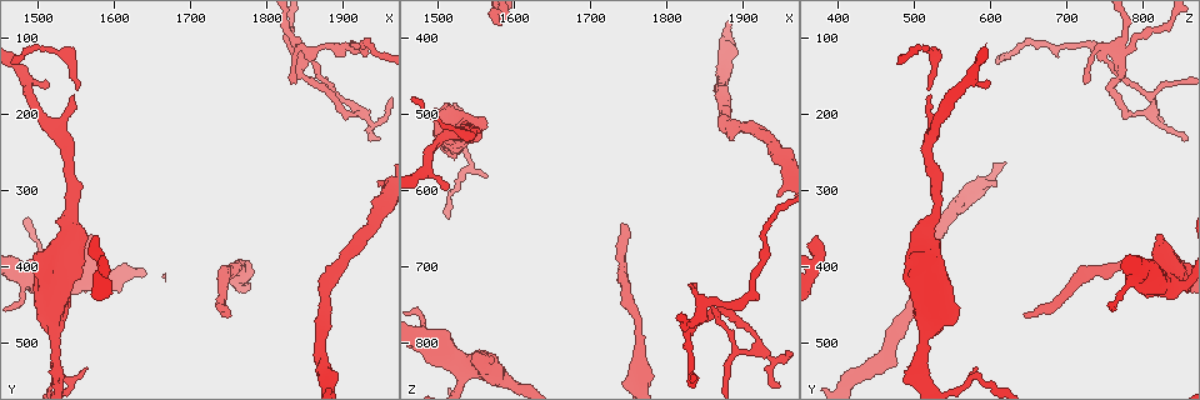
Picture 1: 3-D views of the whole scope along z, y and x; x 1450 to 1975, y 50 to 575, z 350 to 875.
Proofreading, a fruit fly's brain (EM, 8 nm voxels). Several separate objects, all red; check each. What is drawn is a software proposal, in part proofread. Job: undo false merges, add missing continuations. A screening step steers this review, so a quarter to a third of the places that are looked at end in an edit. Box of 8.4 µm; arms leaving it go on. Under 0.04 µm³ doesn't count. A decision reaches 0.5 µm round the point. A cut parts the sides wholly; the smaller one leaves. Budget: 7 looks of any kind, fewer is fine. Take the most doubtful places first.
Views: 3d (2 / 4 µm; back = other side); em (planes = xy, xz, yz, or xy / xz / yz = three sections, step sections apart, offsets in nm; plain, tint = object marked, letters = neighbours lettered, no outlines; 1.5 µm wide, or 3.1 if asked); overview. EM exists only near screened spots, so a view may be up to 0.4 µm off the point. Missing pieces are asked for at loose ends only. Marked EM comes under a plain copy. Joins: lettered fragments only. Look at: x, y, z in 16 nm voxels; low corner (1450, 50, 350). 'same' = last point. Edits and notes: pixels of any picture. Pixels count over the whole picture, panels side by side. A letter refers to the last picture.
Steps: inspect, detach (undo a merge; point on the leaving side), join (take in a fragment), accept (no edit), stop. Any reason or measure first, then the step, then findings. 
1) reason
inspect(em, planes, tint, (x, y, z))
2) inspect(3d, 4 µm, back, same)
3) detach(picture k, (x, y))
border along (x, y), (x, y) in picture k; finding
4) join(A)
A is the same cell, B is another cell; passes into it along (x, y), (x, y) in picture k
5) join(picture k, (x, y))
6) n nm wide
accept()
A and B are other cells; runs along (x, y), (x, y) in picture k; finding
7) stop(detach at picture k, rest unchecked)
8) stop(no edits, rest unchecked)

touches itself
inspect(em, planes, tint, (1915, 200, 790))

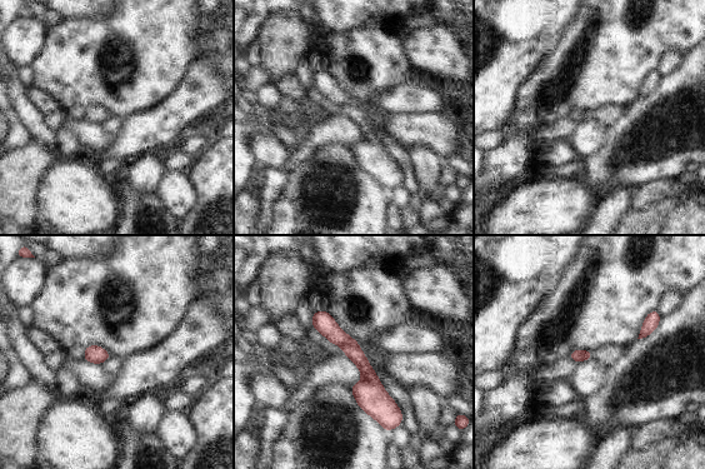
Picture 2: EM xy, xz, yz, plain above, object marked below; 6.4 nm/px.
inspect(em, planes, letters, same)

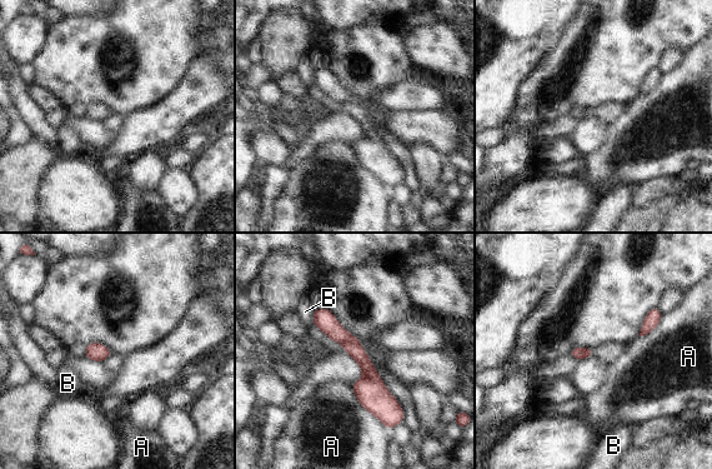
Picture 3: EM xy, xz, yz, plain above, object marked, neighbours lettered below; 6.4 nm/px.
A touches over 380 nm
accept()
A and B are other cells; one neuron here

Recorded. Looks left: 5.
calibre changes
inspect(em, xz, step 4, tint, (1540, 345, 520))

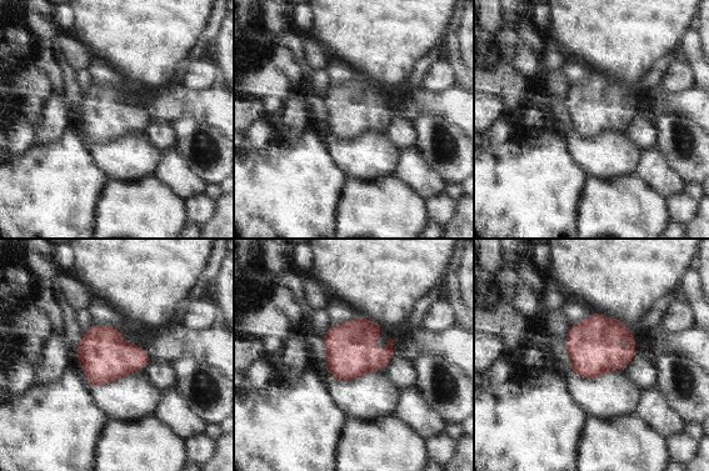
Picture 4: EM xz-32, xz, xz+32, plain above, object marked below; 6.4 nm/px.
see the neighbours
inspect(em, xz, step 4, letters, same)

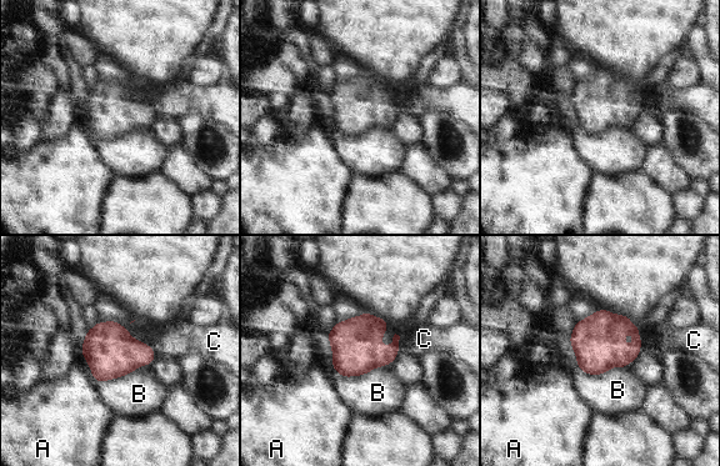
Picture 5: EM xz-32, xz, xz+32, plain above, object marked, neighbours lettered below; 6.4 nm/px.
320 nm wide; B touches over 260 nm
accept()
A, B and C are other cells; one neuron here

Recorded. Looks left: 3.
a narrow waist
inspect(3d, 2 µm, (1760, 395, 790))

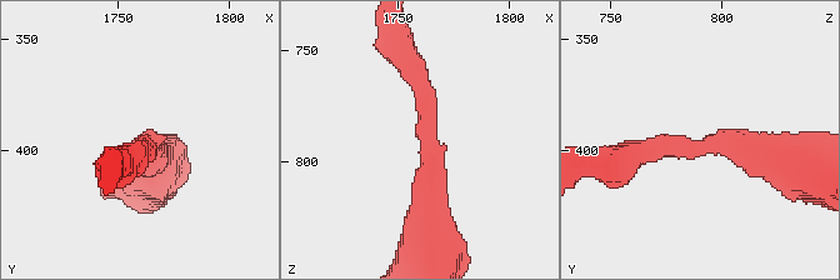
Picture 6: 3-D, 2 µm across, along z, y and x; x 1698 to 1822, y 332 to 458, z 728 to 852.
need the tissue
inspect(em, planes, tint, (1764, 396, 787))

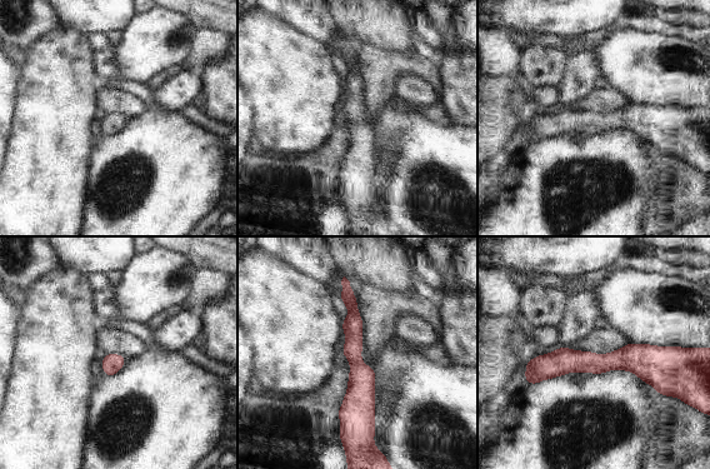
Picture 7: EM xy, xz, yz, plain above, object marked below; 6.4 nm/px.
see the neighbours
inspect(em, planes, letters, same)

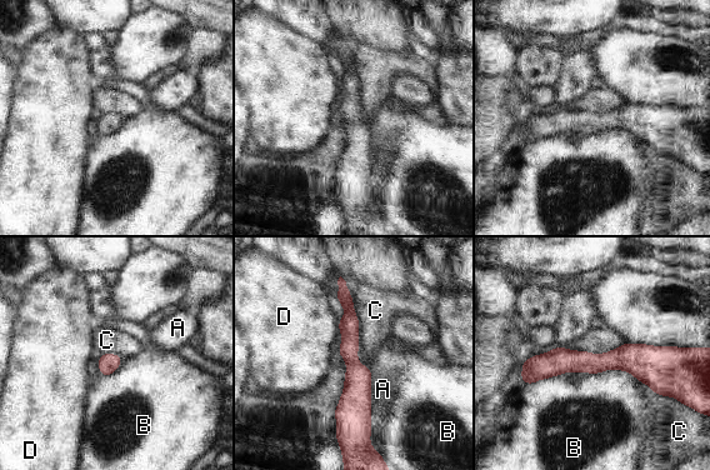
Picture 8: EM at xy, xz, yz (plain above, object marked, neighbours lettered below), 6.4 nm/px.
accept()
A, B, C and D are other cells; border along (351, 301), (356, 359), (368, 368) in picture 8; one neuron here

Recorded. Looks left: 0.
stop(no edits, rest unchecked)

